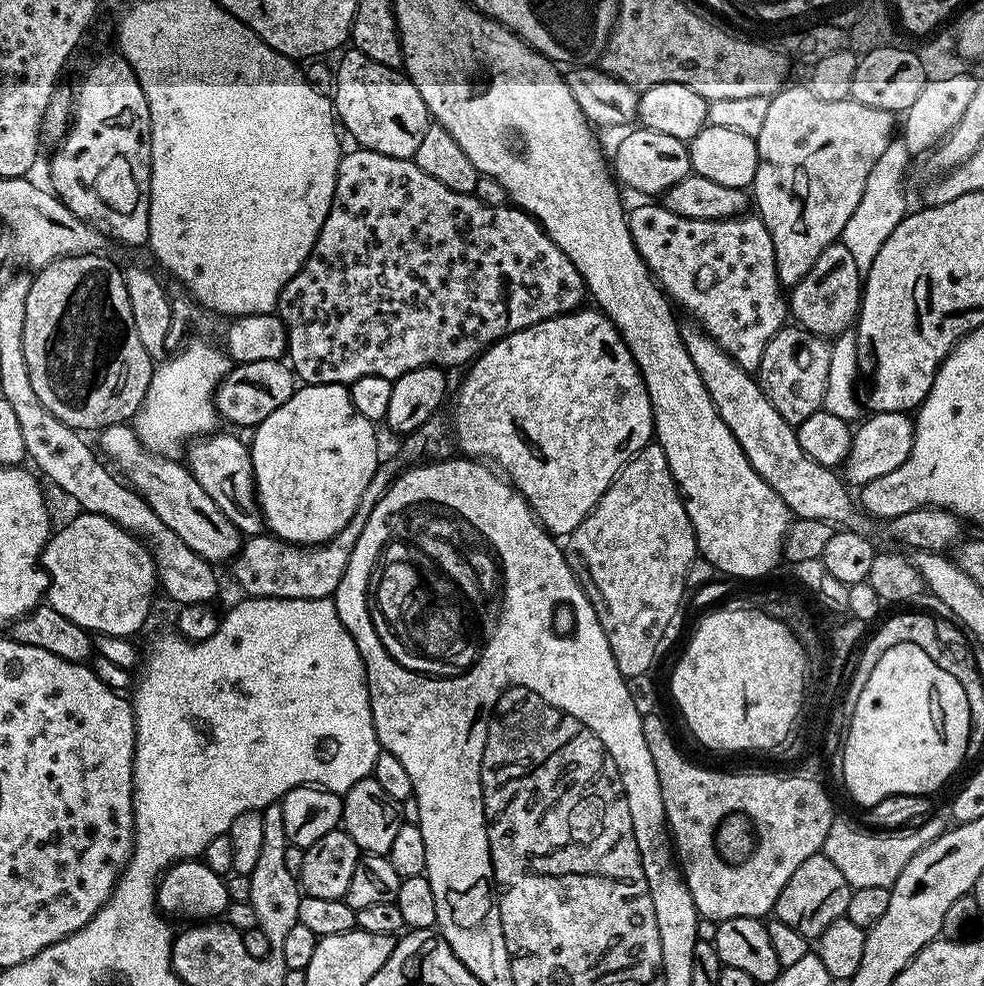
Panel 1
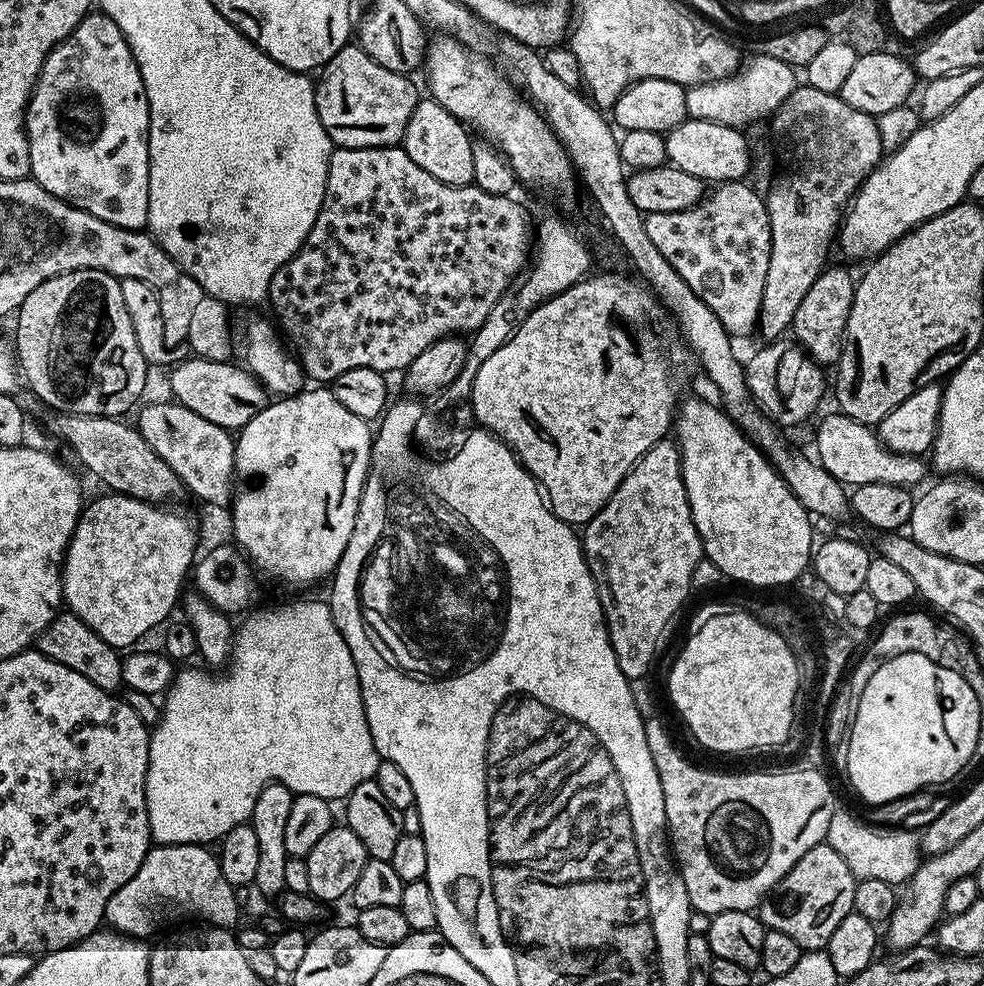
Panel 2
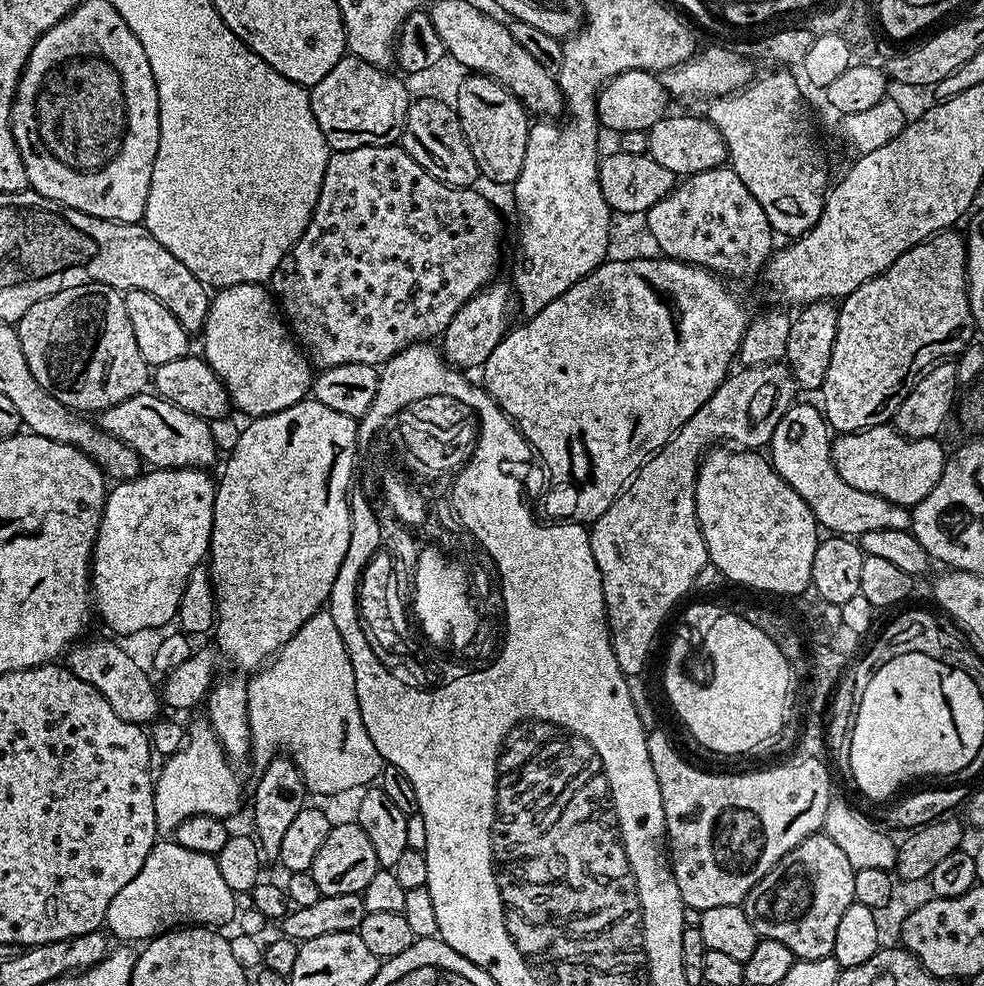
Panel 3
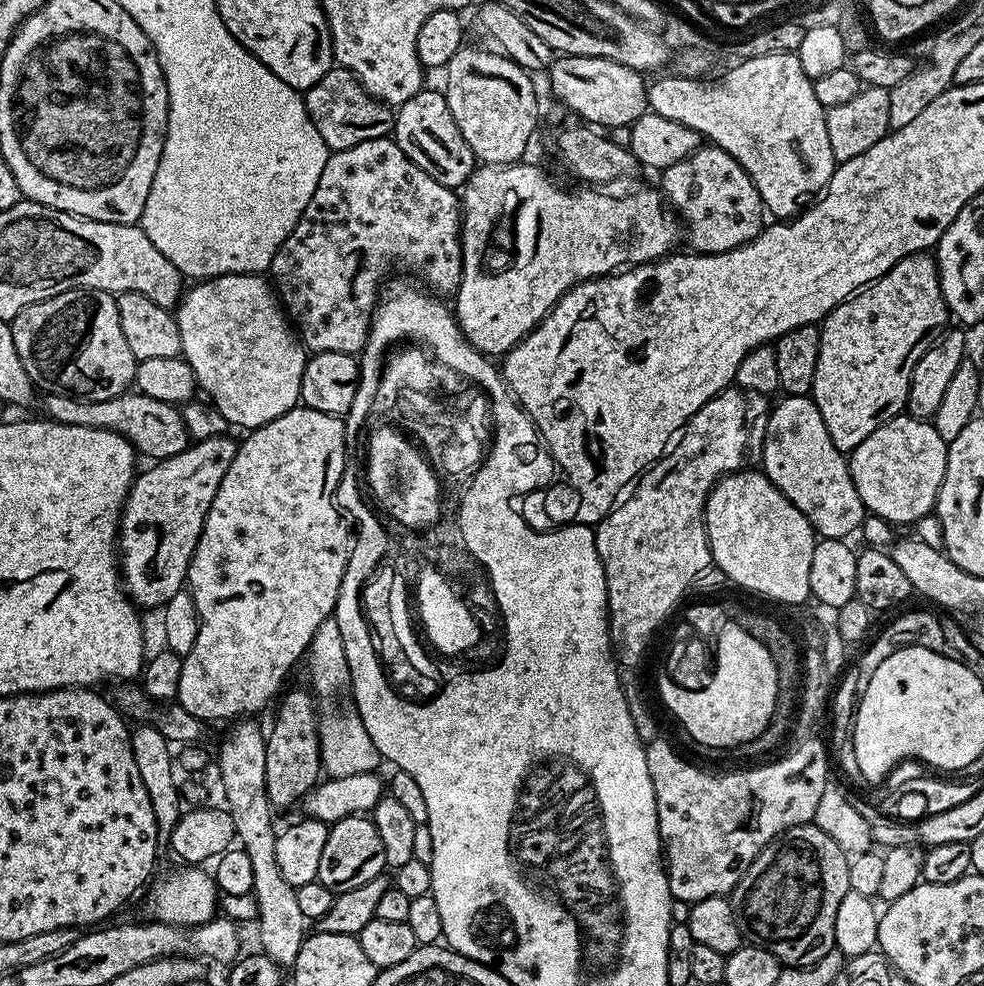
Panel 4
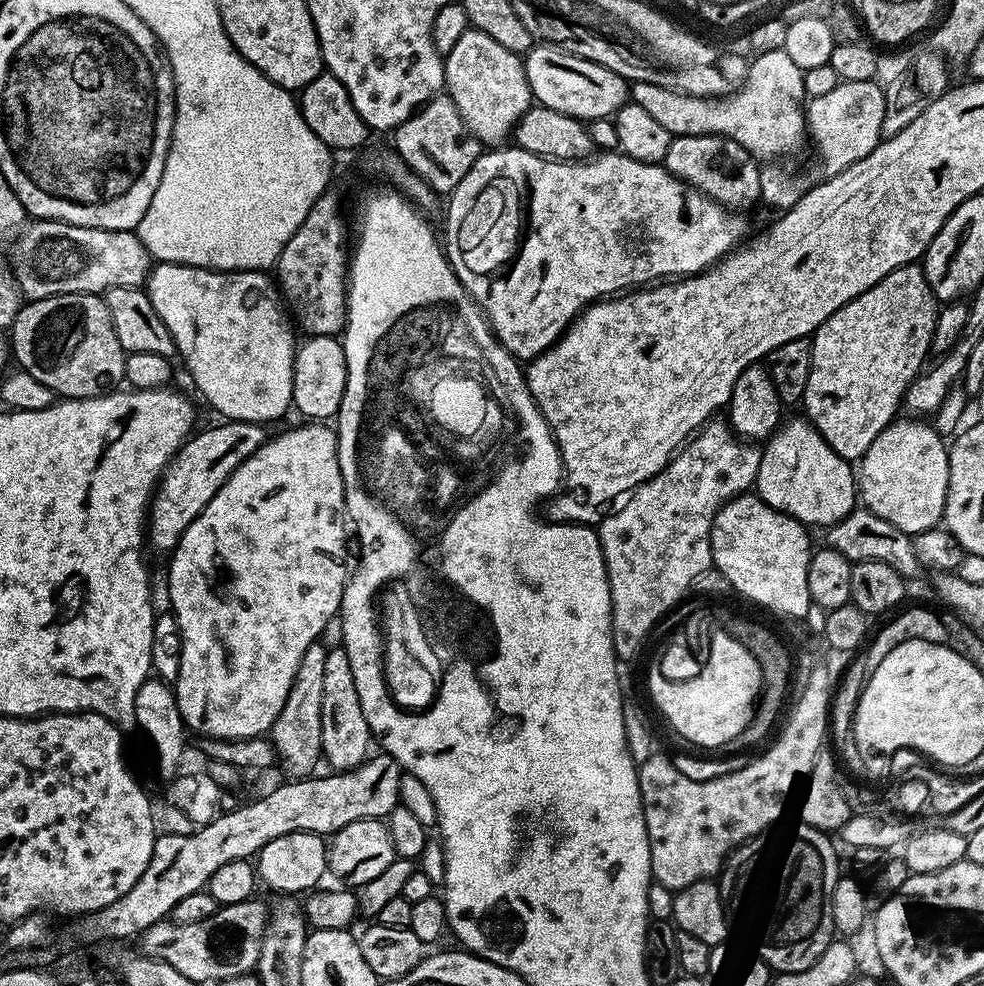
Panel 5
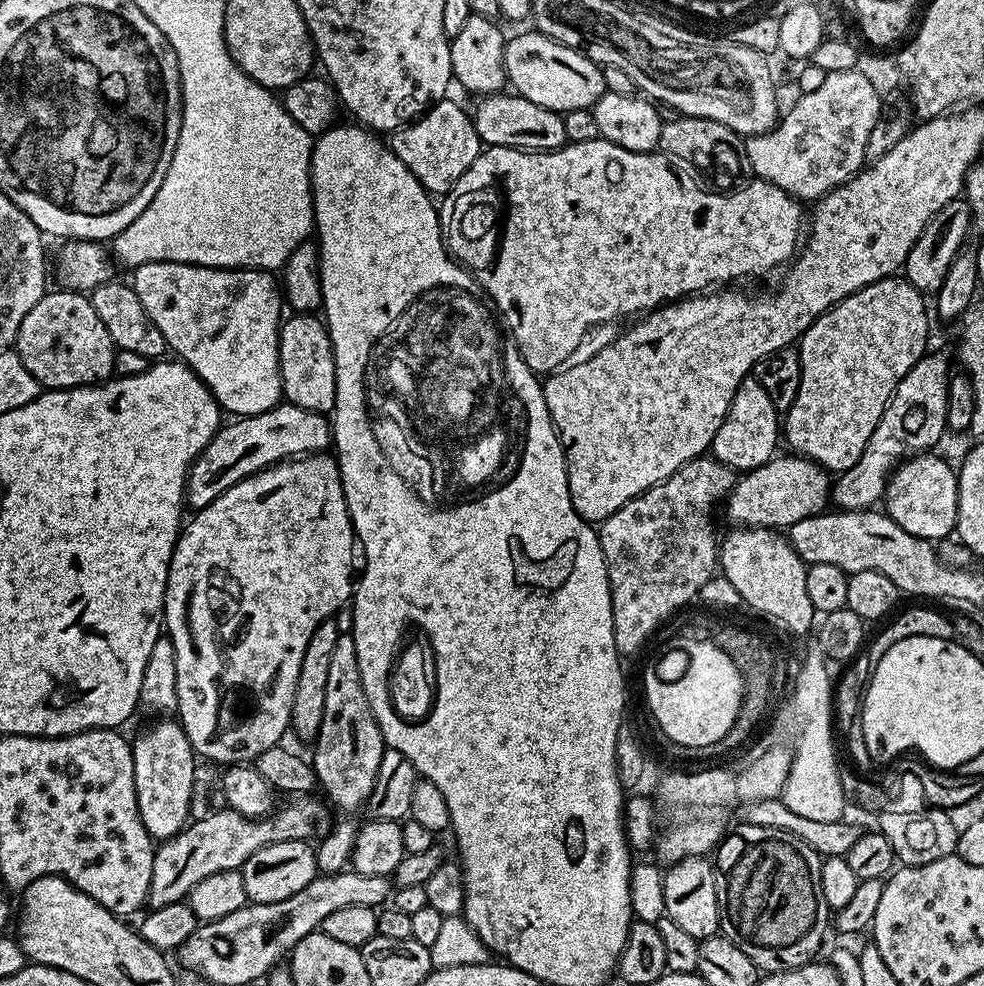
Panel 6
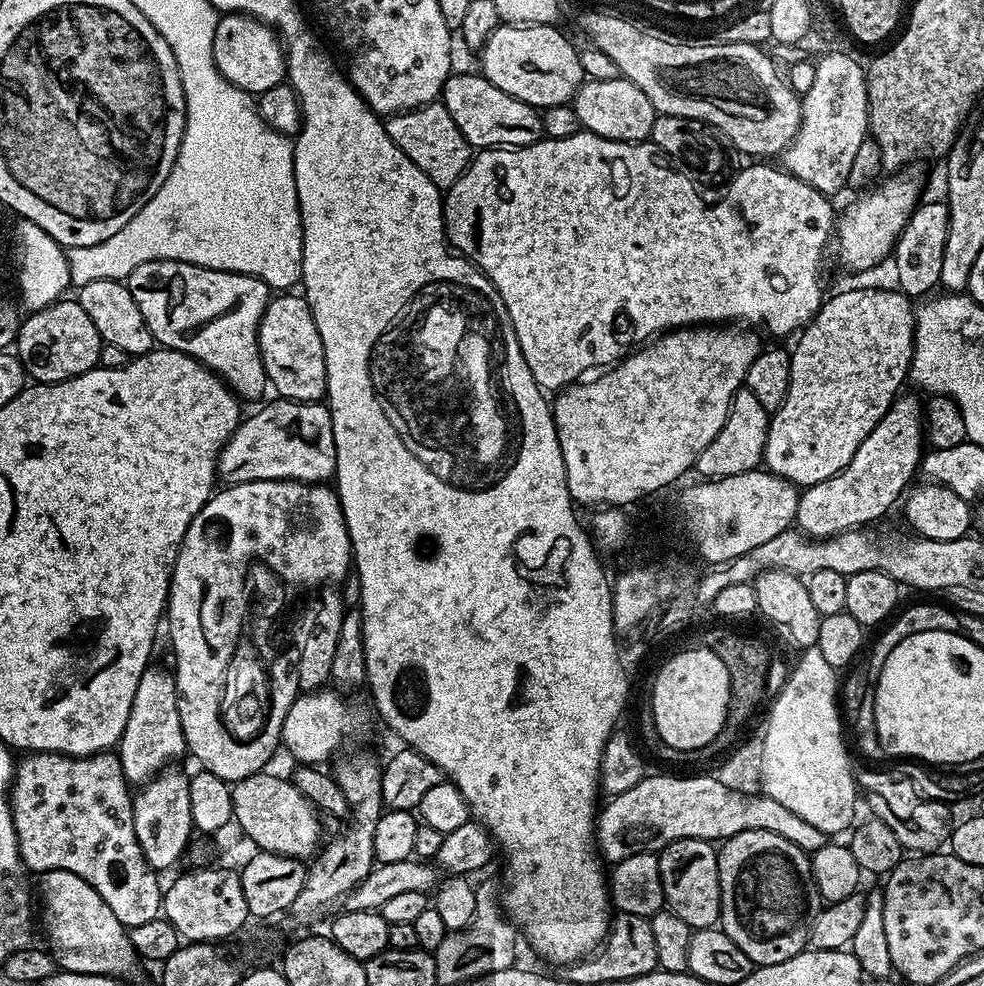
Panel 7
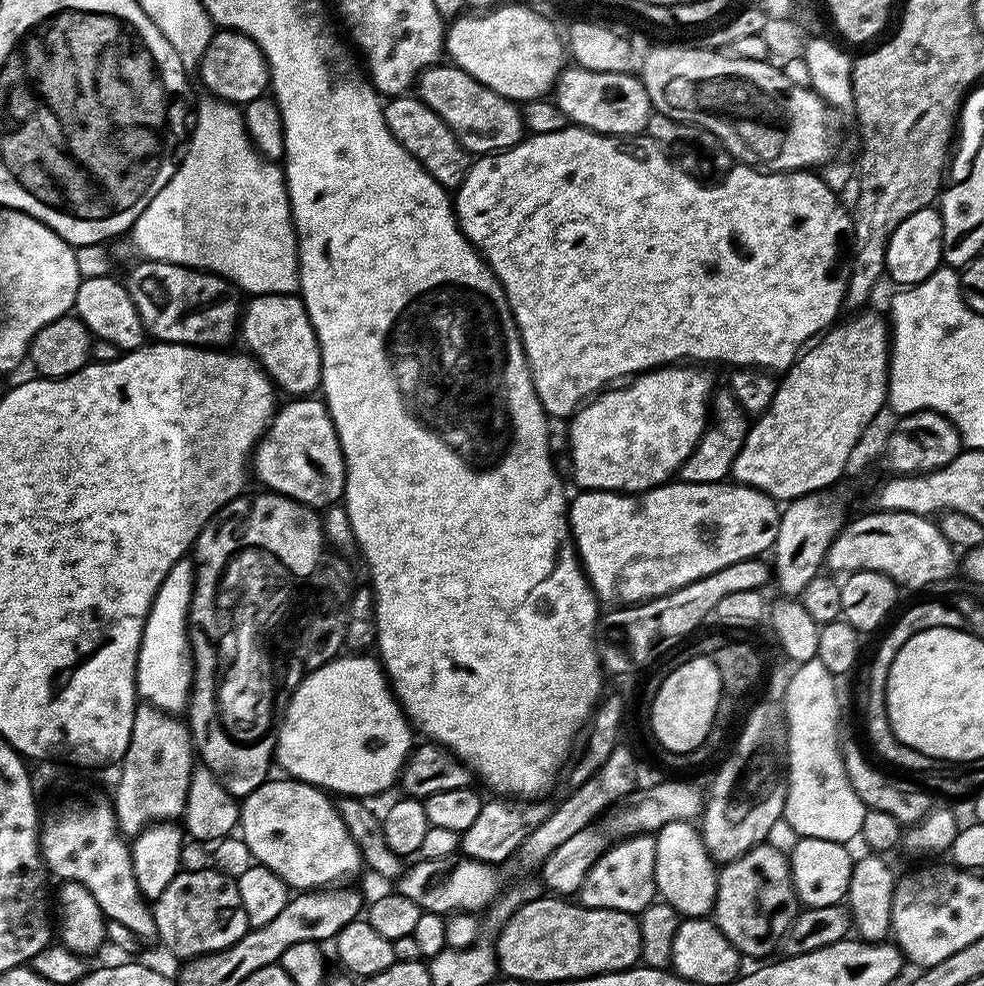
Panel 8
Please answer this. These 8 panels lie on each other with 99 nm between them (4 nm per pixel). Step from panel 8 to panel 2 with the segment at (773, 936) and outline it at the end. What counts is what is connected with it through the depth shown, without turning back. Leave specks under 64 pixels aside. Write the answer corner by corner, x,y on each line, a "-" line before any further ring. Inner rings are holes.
825,842
814,846
814,850
806,850
806,854
802,854
802,858
798,858
798,862
792,867
790,874
786,874
786,878
782,878
780,887
775,889
770,902
760,905
758,915
764,921
765,929
790,934
790,938
794,938
794,942
798,942
800,949
824,950
827,949
830,934
834,934
838,922
842,922
842,918
846,918
846,914
853,912
854,890
857,883
856,875
850,870
850,866
846,866
846,862
842,862
842,856

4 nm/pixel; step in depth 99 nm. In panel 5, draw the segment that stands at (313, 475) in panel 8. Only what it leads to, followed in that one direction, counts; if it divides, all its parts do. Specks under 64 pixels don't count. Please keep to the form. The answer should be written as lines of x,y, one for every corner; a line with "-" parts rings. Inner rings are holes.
228,420
220,423
224,424
216,424
213,428
206,429
205,432
197,431
184,441
180,451
169,460
163,476
160,477
160,483
156,485
156,490
152,494
150,511
146,516
146,536
151,547
153,544
158,551
164,552
164,554
171,553
182,538
186,526
190,526
190,522
198,519
202,510
210,502
210,498
214,498
214,494
218,494
218,490
224,485
226,478
230,478
230,474
234,474
234,470
238,466
242,466
242,462
246,462
246,458
250,458
250,454
257,452
265,442
264,430
266,428
263,423
242,420

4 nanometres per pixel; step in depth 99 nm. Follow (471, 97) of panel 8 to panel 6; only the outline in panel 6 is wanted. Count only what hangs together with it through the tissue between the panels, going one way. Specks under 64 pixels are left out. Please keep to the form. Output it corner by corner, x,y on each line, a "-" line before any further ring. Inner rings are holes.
507,91
484,94
477,100
480,101
476,109
471,109
470,115
485,145
550,152
554,148
564,147
567,141
563,115
546,106
538,106
538,102
530,102

